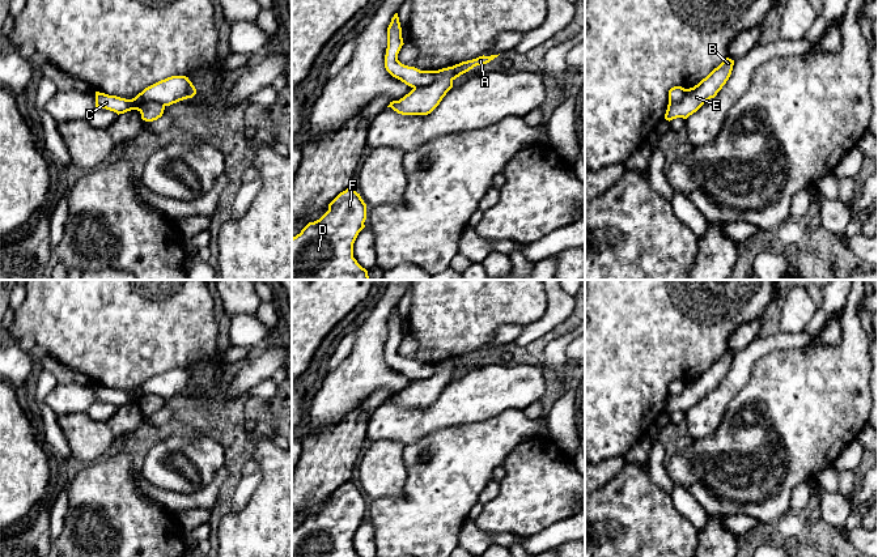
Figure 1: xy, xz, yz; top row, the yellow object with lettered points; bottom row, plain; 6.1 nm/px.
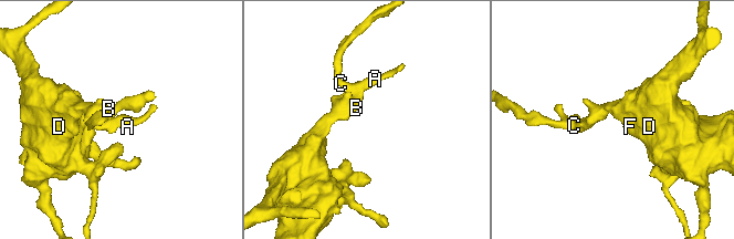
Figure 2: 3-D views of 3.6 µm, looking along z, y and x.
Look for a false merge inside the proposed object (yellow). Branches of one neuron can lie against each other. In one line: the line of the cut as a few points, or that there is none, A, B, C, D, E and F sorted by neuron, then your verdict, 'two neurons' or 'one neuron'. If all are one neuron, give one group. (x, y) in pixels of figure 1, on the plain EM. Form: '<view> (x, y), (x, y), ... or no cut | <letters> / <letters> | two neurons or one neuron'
xz (437, 365), (437, 369), (429, 377), (414, 381) | A C / B D E F | two neurons

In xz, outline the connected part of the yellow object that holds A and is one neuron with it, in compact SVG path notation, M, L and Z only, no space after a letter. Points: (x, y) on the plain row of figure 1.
M491 348L491 349L479 349L476 352L472 353L467 353L467 354L462 354L459 357L453 358L453 373L455 373L457 370L459 370L461 367L468 365L470 362L472 362L476 358L480 357L487 357L491 353L493 353L495 350L497 350L499 348Z

